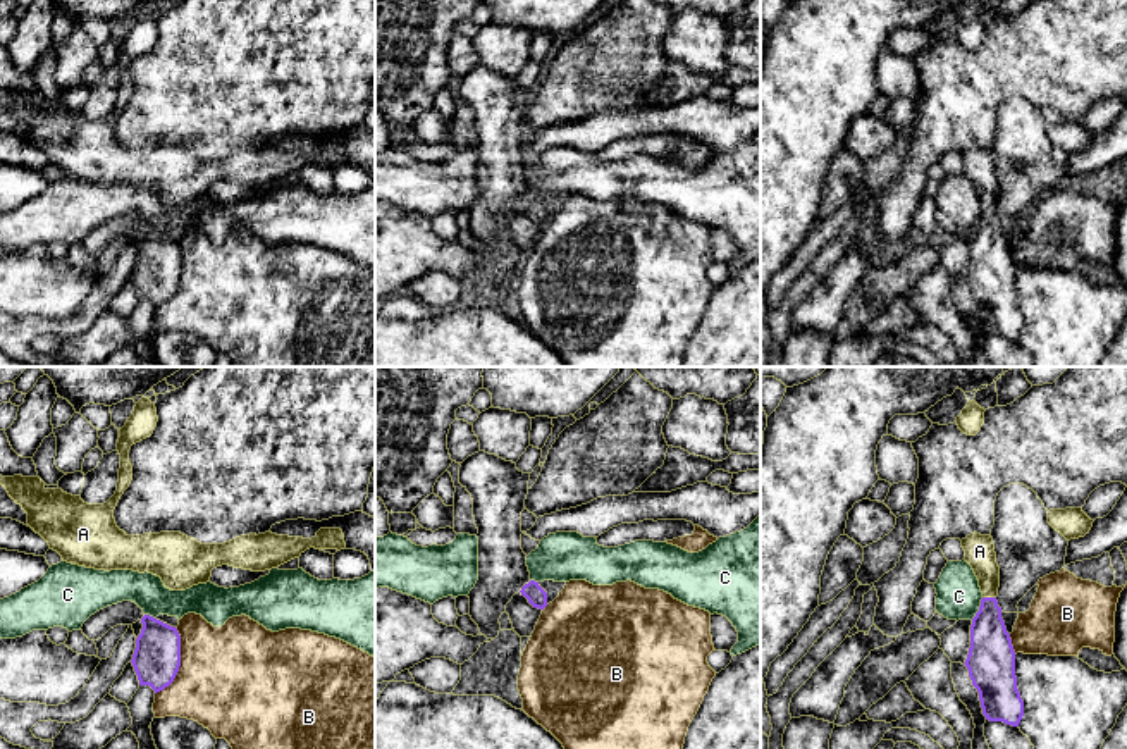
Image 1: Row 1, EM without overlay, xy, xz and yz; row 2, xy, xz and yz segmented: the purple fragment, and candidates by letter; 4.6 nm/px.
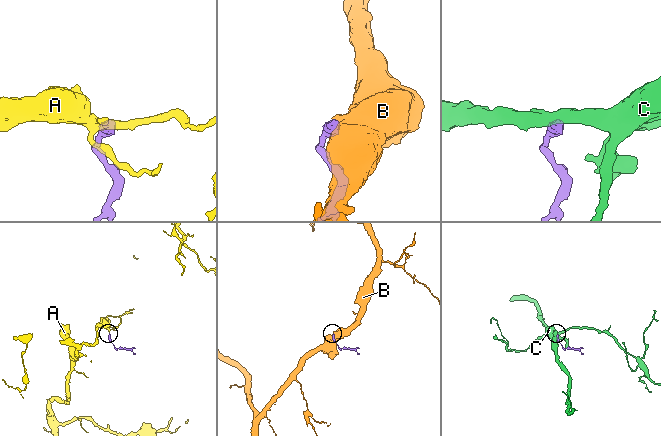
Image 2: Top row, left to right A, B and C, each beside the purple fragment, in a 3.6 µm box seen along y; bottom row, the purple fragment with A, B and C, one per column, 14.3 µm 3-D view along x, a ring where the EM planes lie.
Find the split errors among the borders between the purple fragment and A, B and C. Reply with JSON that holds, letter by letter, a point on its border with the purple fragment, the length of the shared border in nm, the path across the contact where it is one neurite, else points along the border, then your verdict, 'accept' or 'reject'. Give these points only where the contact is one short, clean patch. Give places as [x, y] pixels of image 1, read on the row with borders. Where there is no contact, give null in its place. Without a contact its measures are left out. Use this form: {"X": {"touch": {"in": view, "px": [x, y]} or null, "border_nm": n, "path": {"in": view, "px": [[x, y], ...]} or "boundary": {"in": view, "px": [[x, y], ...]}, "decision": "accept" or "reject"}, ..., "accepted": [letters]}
{"A": {"touch": {"in": "yz", "px": [990, 598]}, "border_nm": 60, "path": {"in": "yz", "px": [[991, 651], [990, 598], [990, 579], [979, 551]]}, "decision": "accept"}, "B": {"touch": {"in": "xy", "px": [179, 663]}, "border_nm": 340, "boundary": {"in": "xy", "px": [[176, 627], [179, 636], [179, 670], [155, 694]]}, "decision": "reject"}, "C": {"touch": {"in": "yz", "px": [979, 608]}, "border_nm": 120, "boundary": {"in": "yz", "px": [[983, 598], [971, 619]]}, "decision": "reject"}, "accepted": ["A"]}

